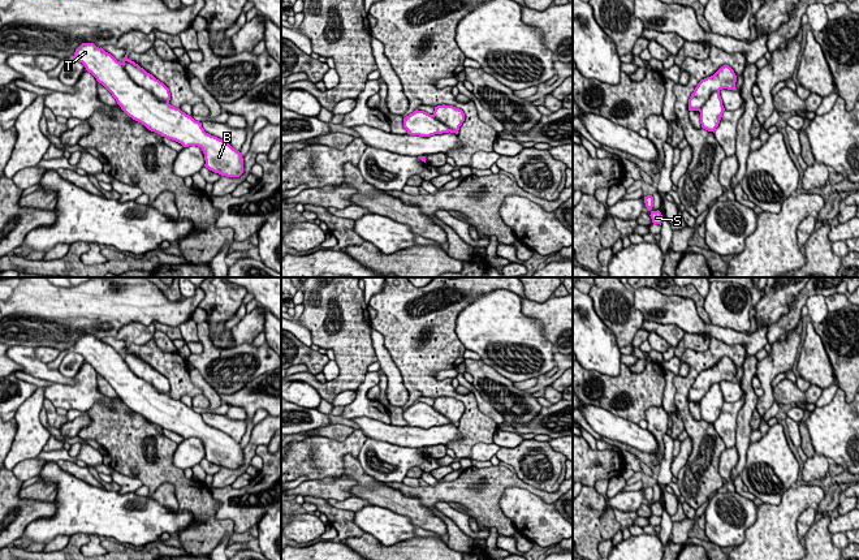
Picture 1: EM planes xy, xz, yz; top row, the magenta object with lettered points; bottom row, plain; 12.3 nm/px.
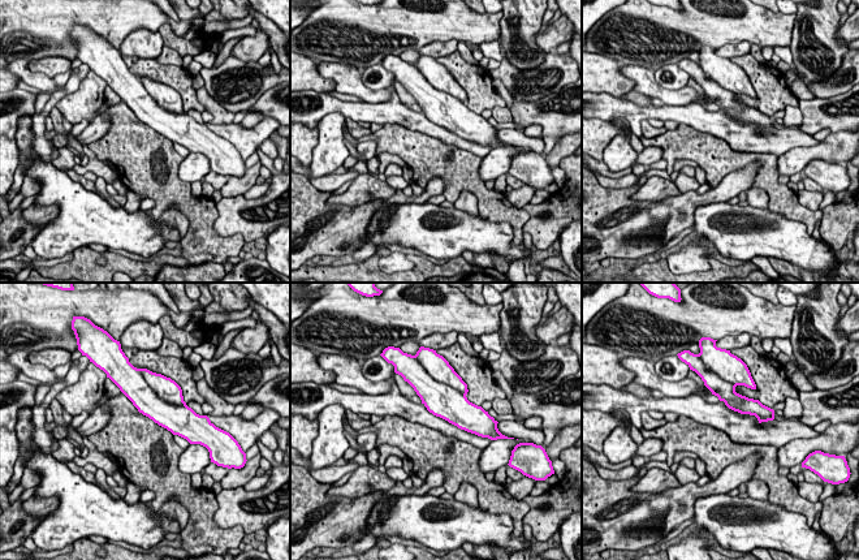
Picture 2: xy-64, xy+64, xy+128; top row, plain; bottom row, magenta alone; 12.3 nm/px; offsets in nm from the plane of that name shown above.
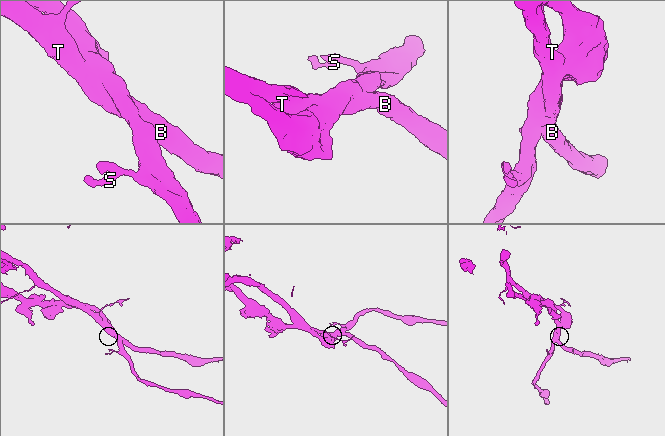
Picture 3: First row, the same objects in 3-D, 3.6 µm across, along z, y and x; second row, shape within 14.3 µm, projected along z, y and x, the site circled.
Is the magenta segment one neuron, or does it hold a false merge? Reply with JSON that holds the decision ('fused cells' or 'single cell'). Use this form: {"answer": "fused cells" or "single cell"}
{"answer": "fused cells"}

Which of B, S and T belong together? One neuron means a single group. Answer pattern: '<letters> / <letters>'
B T / S

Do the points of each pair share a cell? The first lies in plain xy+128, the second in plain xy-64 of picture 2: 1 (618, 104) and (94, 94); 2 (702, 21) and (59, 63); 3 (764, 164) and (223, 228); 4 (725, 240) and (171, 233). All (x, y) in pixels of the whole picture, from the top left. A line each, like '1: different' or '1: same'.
1: same
2: different
3: different
4: same

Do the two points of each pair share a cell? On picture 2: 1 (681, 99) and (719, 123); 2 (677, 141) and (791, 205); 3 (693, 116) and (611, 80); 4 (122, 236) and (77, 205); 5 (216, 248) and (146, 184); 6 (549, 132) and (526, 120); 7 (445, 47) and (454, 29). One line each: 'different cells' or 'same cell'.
1: different cells
2: same cell
3: different cells
4: same cell
5: same cell
6: same cell
7: different cells

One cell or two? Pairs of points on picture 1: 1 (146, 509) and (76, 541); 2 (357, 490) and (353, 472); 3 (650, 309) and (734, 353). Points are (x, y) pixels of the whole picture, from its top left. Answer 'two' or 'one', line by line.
1: two
2: one
3: two

